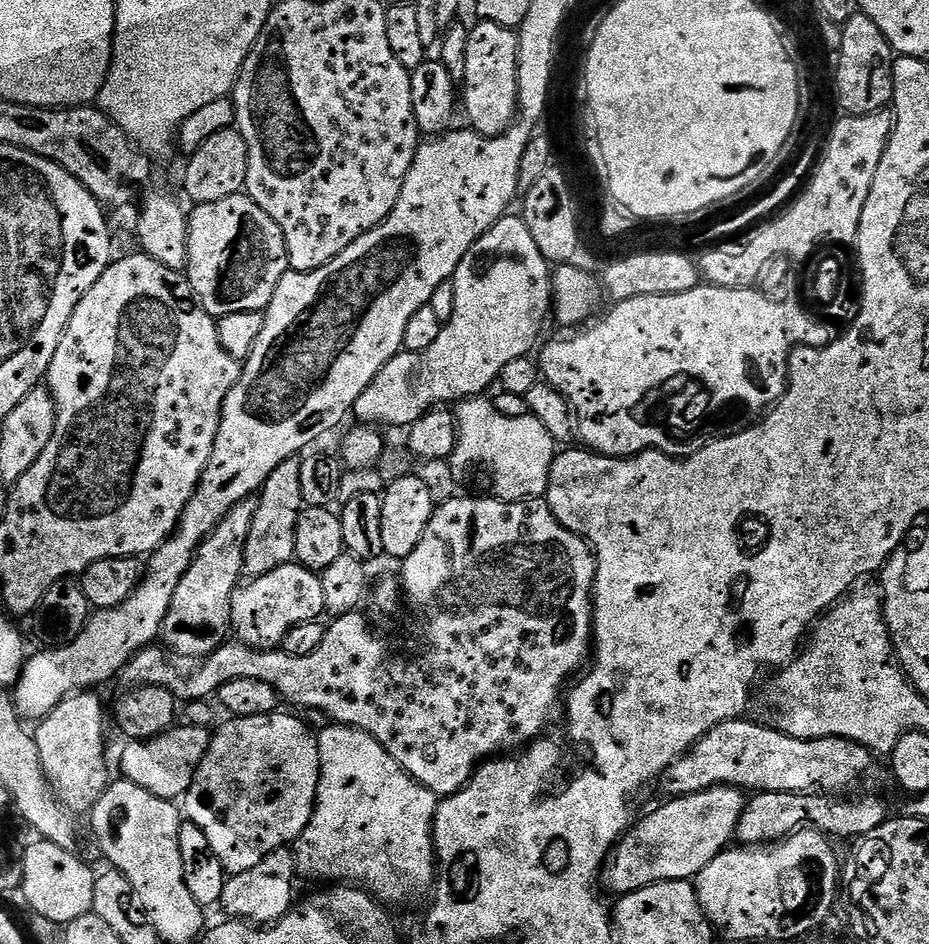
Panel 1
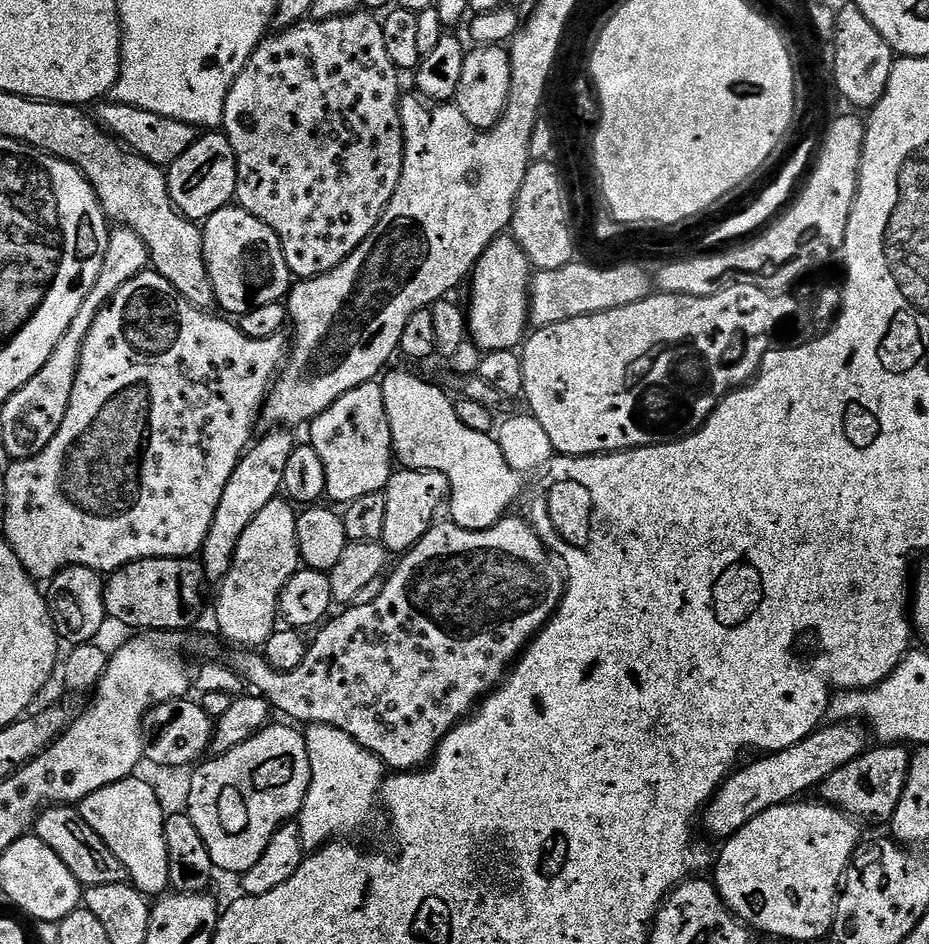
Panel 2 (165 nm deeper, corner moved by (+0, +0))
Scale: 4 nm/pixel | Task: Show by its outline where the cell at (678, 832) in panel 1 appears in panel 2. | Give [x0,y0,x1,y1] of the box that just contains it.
[702,722,870,842]

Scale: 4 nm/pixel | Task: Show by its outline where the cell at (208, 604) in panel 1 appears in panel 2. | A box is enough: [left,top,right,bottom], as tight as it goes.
[198,430,298,582]

